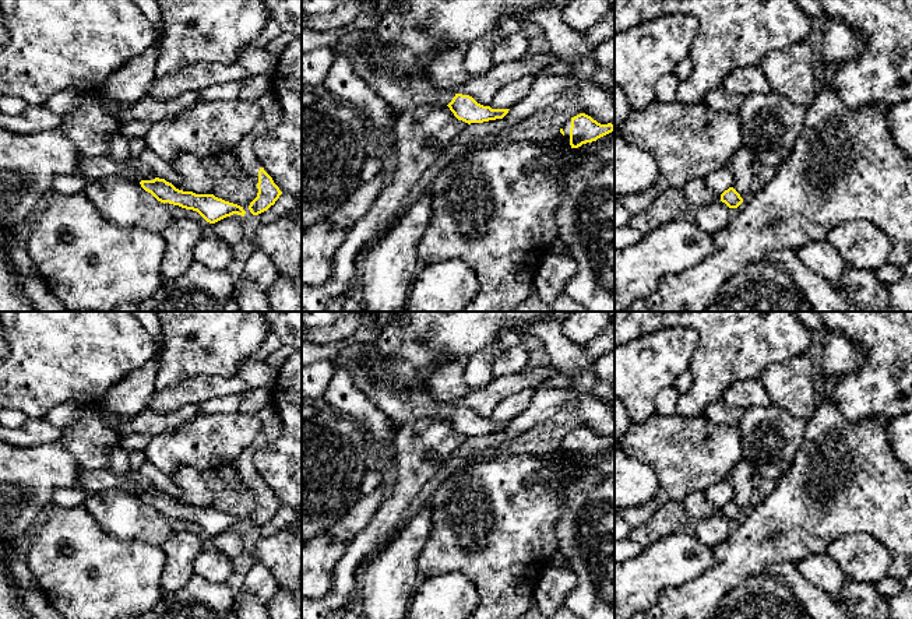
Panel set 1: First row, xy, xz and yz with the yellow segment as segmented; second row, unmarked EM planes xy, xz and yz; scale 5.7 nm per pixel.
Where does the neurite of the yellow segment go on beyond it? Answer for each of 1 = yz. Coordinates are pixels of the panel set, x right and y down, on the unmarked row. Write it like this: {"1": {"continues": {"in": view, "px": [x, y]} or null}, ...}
{"1": {"continues": null}}

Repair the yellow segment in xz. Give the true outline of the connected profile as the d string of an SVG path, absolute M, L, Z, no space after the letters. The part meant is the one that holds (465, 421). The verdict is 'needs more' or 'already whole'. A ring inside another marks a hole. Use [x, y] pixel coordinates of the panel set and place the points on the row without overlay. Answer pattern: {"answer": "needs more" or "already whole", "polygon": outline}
{"answer": "needs more", "polygon": "M374 341L351 342L331 359L334 367L349 369L355 386L397 426L422 418L447 418L458 433L468 437L503 432L510 422L492 422L472 409L437 401L430 380L422 381L409 362L387 359Z"}

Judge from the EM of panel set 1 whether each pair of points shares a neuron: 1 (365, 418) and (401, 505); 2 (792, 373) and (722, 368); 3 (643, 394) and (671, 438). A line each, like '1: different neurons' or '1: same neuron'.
1: different neurons
2: different neurons
3: different neurons

